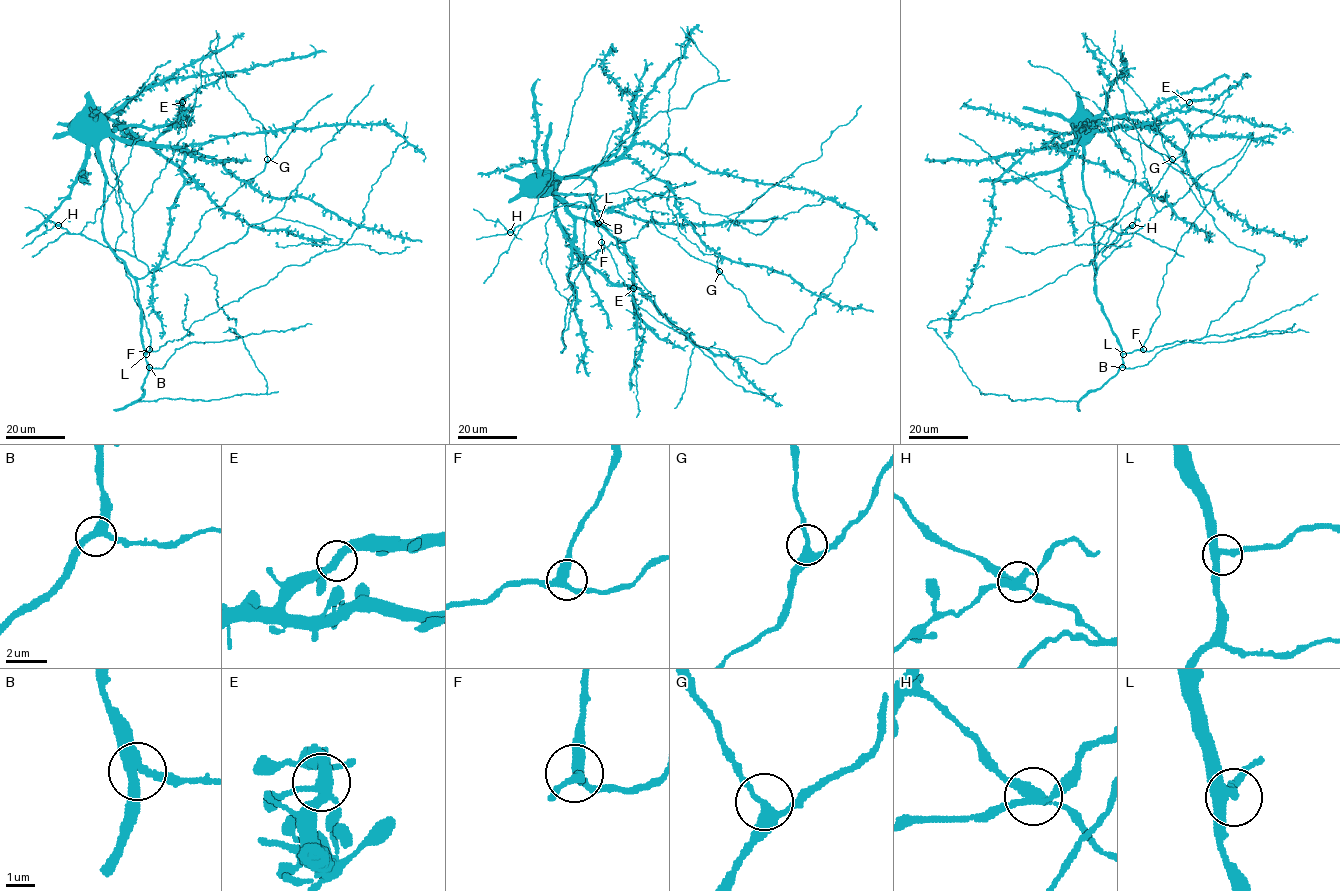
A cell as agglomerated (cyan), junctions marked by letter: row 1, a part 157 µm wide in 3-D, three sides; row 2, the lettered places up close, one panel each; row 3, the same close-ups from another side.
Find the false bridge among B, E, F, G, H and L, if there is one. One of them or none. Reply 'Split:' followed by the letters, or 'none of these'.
Split: H

